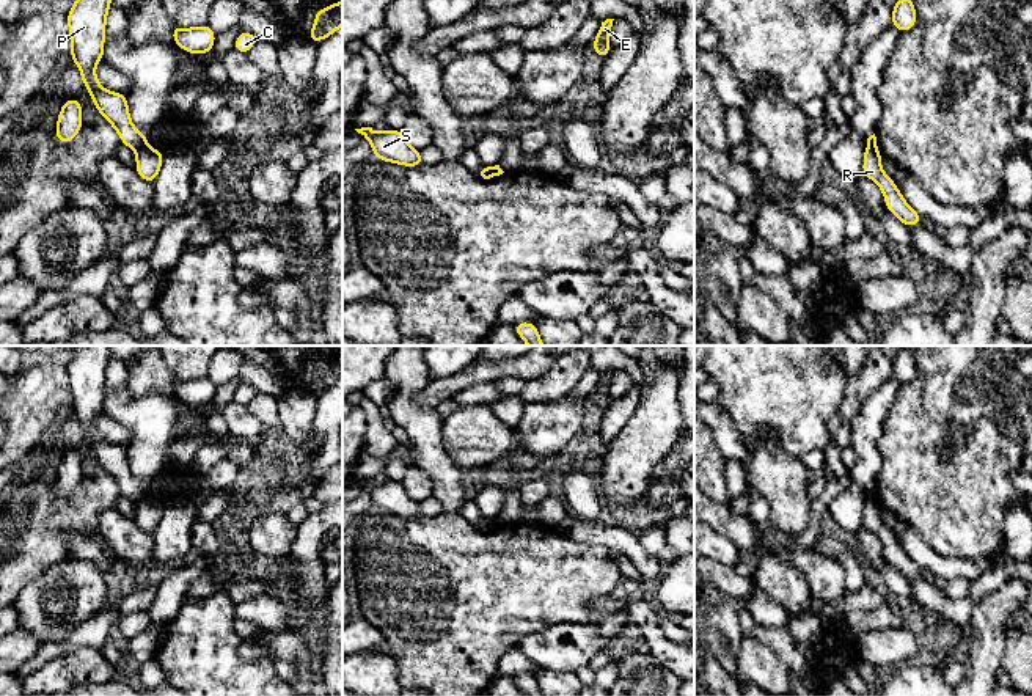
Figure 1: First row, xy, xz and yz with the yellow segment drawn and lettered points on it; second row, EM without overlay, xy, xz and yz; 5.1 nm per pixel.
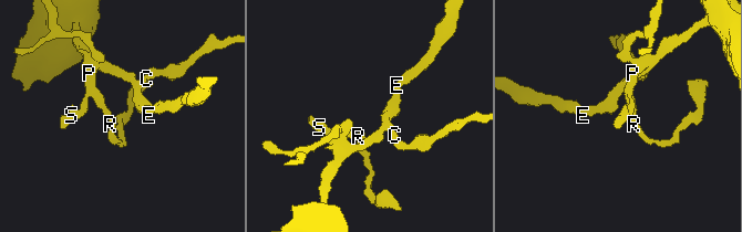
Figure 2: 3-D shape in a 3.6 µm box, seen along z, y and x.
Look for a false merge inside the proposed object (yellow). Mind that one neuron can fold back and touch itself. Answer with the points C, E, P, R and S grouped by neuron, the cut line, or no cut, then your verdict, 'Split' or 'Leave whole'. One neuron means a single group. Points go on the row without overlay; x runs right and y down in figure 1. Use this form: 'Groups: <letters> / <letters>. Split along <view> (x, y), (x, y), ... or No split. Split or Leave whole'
Groups: C E P S / R. Split along xy (146, 494), (135, 503). Split

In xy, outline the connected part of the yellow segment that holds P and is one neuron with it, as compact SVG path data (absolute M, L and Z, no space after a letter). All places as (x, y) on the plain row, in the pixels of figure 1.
M112 346L75 349L68 366L72 397L69 410L75 413L97 463L113 478L126 498L138 503L148 495L148 490L132 476L127 448L104 441L94 424L104 410L104 382L110 357Z

